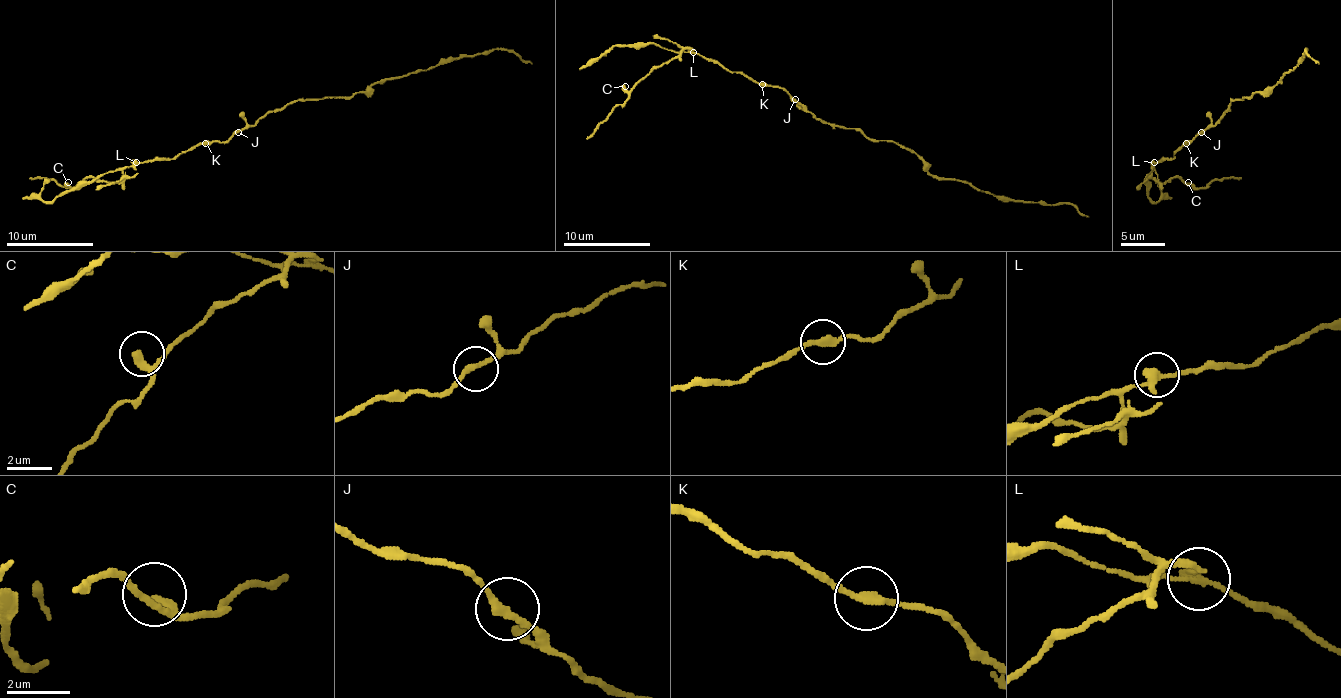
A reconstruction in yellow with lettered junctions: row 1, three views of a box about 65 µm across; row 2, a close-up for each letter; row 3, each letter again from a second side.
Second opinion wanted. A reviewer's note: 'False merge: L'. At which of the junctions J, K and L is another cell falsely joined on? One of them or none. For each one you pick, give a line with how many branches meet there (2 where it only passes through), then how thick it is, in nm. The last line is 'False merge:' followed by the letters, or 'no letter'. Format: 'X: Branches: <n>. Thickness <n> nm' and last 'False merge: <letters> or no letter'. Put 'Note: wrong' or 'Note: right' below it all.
L: Branches: 2. Thickness 260 nm
False merge: L
Note: right

